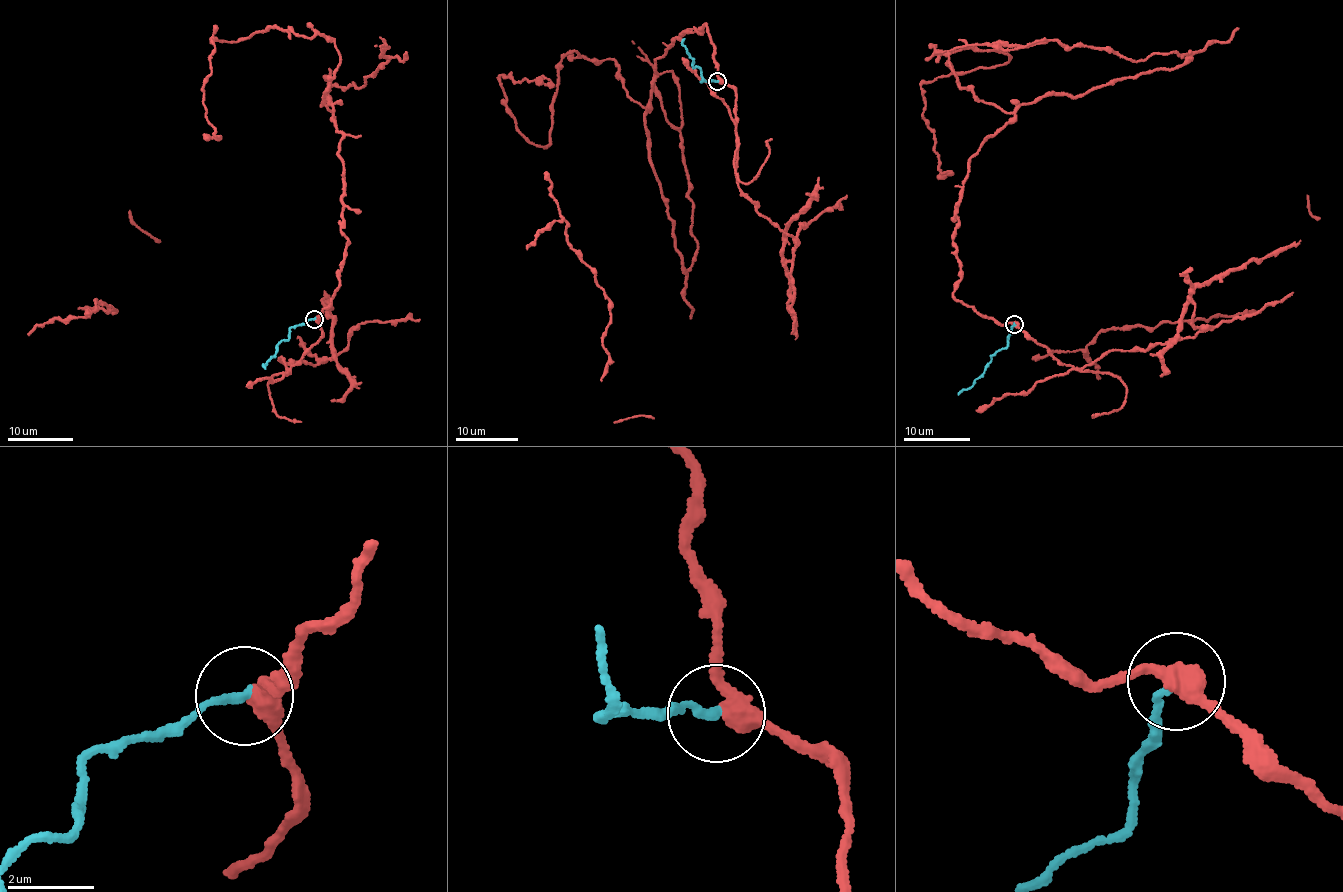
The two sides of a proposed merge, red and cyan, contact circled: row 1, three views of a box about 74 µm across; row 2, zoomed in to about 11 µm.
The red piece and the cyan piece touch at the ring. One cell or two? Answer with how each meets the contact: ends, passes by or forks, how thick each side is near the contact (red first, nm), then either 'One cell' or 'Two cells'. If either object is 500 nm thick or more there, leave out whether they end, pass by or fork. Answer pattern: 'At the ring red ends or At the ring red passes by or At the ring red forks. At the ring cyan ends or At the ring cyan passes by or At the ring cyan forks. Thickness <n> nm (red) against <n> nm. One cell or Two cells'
At the ring red passes by. At the ring cyan ends. Thickness 400 nm (red) against 220 nm. Two cells

